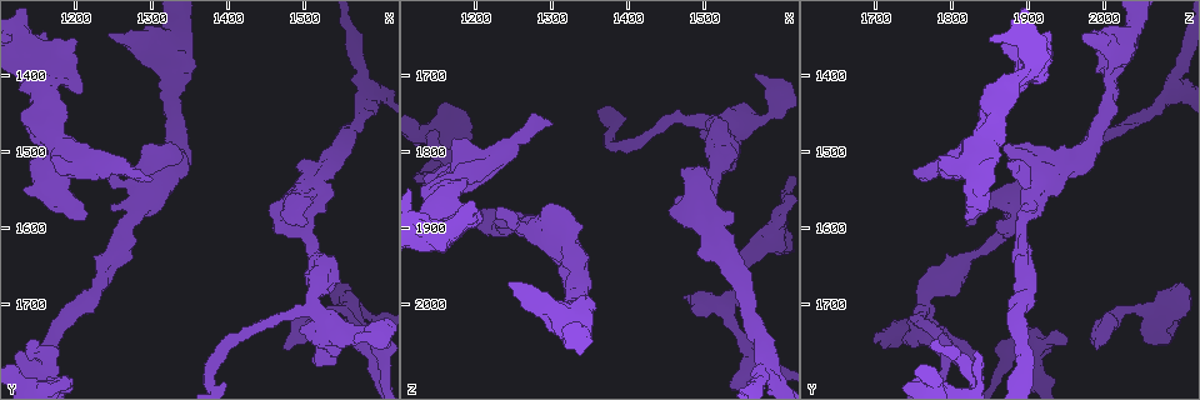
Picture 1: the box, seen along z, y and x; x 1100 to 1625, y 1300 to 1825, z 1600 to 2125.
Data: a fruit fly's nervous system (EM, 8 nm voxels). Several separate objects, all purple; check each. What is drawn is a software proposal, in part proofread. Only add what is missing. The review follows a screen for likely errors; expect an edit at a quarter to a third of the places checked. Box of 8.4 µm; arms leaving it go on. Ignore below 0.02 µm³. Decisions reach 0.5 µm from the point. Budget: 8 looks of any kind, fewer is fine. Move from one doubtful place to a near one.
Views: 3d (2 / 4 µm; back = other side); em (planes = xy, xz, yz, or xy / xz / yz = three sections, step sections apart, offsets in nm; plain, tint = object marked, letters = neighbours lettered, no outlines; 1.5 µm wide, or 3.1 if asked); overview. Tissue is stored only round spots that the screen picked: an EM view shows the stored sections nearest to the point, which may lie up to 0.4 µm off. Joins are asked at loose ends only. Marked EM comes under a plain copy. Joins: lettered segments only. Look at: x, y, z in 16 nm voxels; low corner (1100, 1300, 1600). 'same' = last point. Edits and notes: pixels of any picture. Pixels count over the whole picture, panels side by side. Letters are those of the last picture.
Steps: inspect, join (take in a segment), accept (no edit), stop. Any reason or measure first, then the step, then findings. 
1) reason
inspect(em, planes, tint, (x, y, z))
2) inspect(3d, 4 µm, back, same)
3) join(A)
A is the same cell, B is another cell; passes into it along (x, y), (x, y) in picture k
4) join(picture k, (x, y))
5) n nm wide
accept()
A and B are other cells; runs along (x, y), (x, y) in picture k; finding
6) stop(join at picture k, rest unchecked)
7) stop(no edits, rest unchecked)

inspect(em, planes, letters, (1215, 1585, 1820))

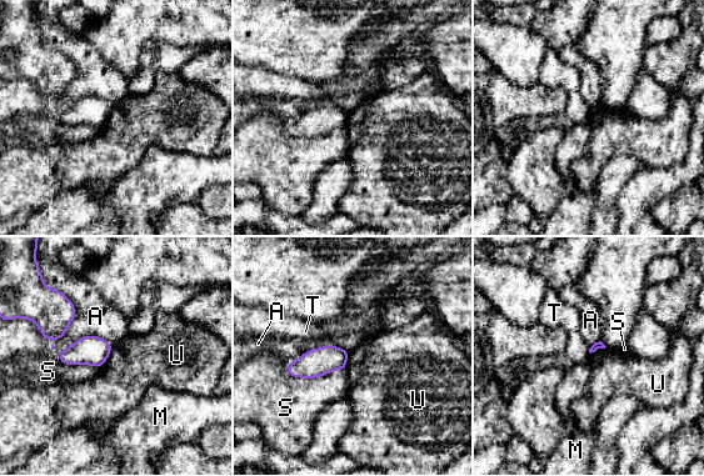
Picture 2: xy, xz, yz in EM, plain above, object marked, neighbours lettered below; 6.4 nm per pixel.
accept()
A, M, S, T and U are other cells; border along (113, 346), (101, 365) in picture 2; no lettered segment goes on from it

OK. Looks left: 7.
free end
inspect(em, xz, step 4, letters, (1475, 1755, 1985))

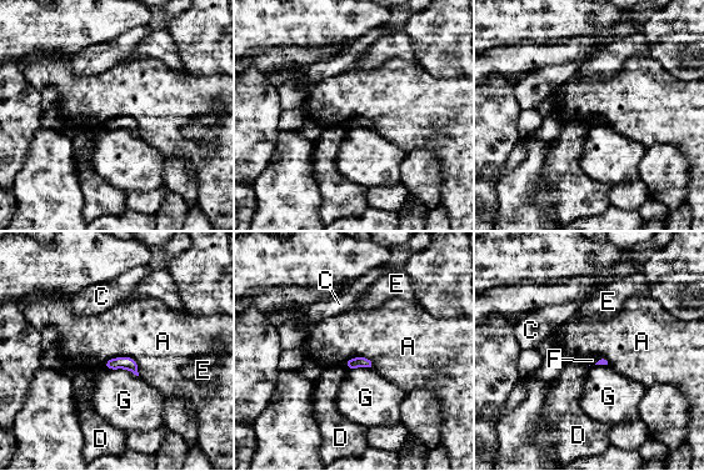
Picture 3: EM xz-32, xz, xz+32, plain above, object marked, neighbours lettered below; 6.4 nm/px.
inspect(em, planes, letters, same)

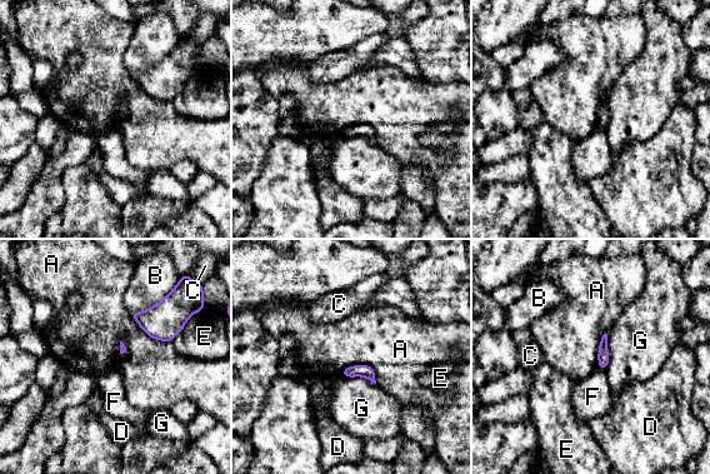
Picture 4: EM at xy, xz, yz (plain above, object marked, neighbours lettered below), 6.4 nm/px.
accept()
A, B, C, D, E, F and G are other cells; none of them fits

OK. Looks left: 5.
free end
inspect(em, 3.1 µm, planes, letters, (1300, 1535, 1760))

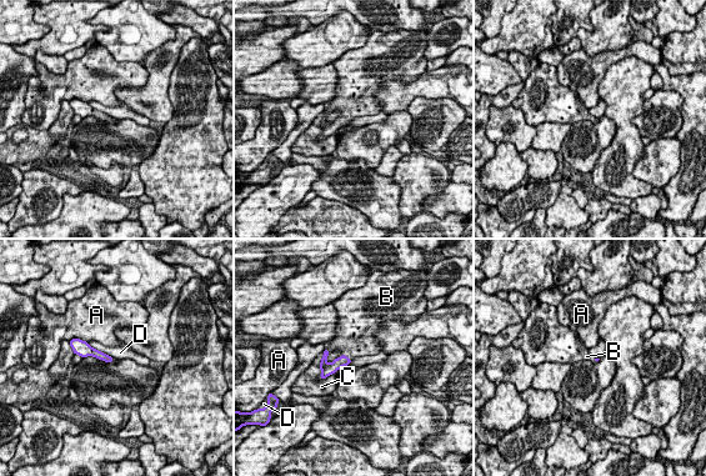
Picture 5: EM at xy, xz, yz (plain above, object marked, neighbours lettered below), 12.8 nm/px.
join(B)
B is the same cell, A, C and D are other cells; it goes on there

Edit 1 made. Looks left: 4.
redraw
inspect(overview)

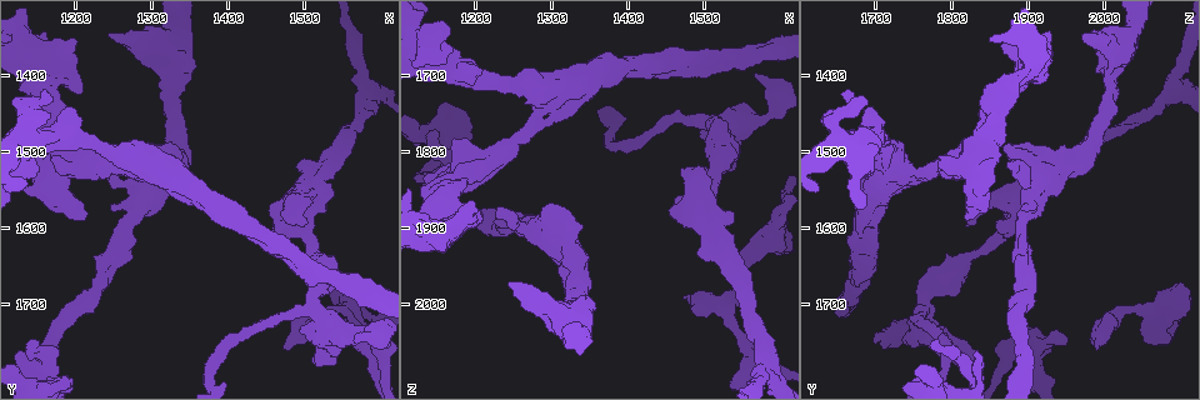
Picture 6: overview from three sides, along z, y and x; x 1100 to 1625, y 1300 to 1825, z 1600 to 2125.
thick end
inspect(em, planes, letters, (1240, 1345, 1970))

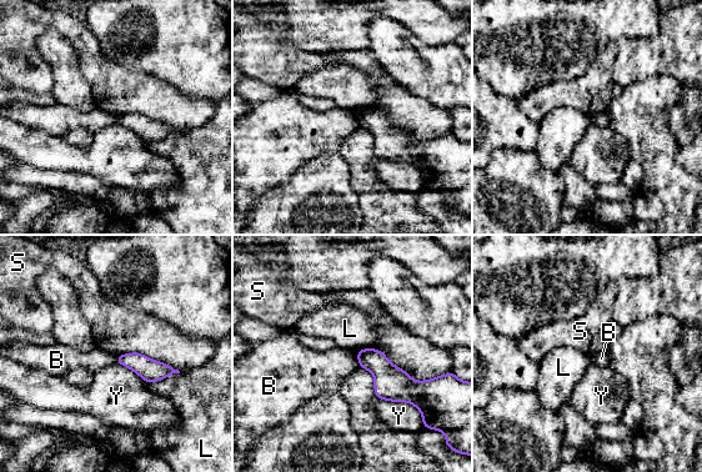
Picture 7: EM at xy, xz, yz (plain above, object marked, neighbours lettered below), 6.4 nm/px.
accept()
B, L, S and Y are other cells; border along (385, 355), (416, 380), (435, 377) in picture 7; none of them fits

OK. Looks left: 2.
stop(join at picture 5, rest unchecked)

